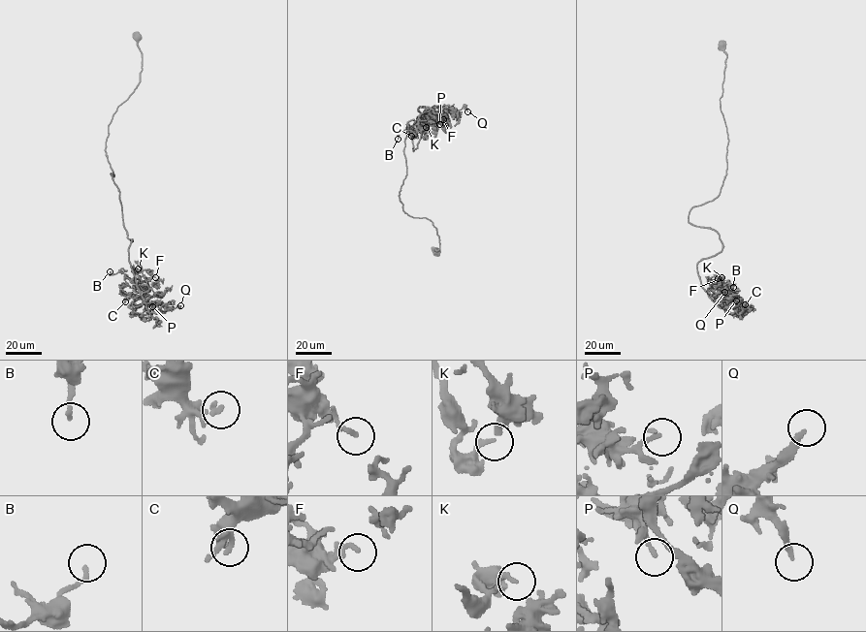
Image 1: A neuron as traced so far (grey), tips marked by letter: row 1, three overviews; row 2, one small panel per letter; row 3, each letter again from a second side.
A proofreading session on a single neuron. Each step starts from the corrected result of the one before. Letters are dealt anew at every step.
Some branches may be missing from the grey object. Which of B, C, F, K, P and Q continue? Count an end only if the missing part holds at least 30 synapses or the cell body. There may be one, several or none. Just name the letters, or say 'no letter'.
no letter

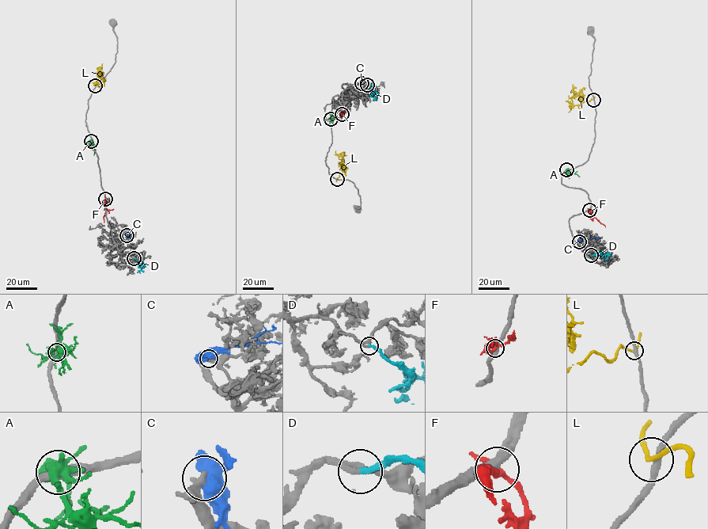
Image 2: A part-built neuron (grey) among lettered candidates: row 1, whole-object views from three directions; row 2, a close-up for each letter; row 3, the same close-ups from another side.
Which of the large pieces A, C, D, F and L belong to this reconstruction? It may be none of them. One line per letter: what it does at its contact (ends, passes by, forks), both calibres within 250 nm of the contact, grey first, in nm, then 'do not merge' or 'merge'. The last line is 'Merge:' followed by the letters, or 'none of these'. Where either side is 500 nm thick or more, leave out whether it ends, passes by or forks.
A: calibres 340 and 550 nm; do not merge
C: calibres 240 and 500 nm; do not merge
D: it ends; calibres 150 and 220 nm; merge
F: it forks; calibres 380 and 200 nm; do not merge
L: it passes by; calibres 280 and 180 nm; do not merge
Merge: D

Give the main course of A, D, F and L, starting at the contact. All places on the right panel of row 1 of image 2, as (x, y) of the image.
A: (566, 169), (579, 176)
D: (591, 255), (598, 257), (607, 254), (606, 260)
F: (589, 209), (591, 215), (605, 226)
L: (593, 100), (581, 103), (579, 101), (582, 93), (579, 92), (571, 97), (569, 95)

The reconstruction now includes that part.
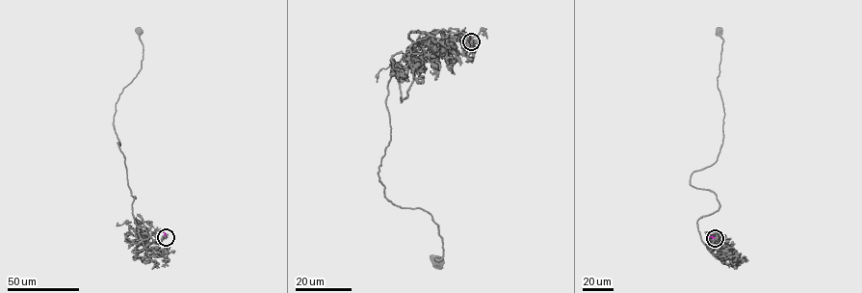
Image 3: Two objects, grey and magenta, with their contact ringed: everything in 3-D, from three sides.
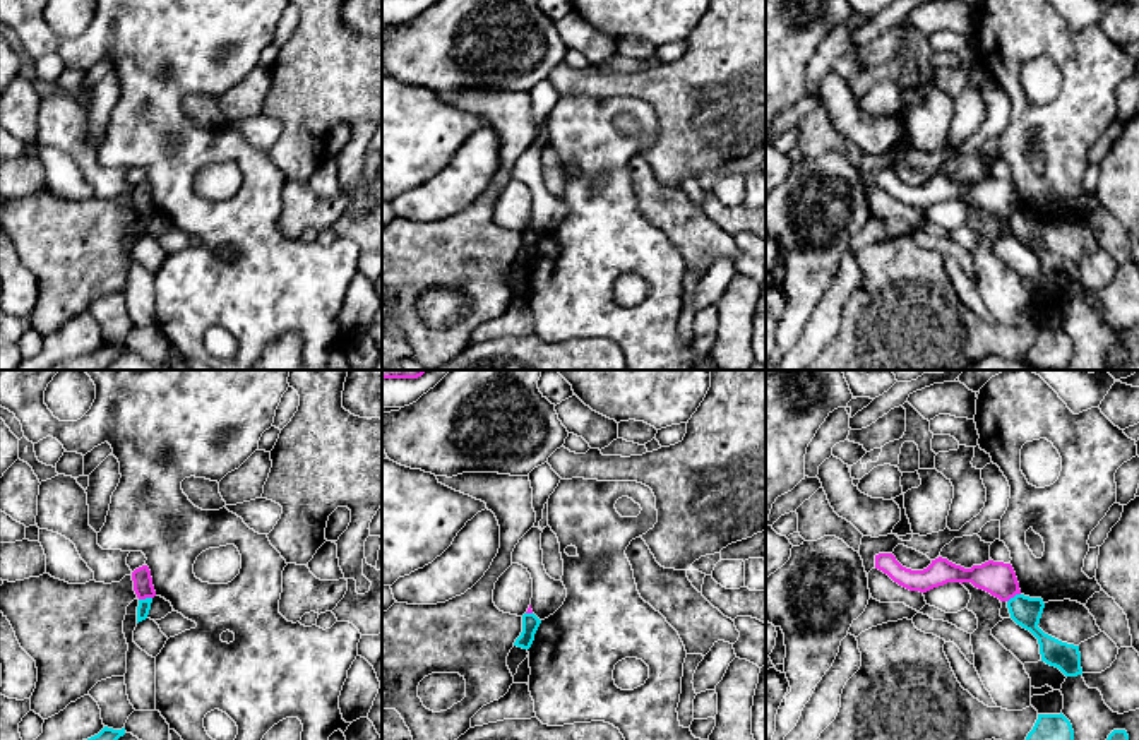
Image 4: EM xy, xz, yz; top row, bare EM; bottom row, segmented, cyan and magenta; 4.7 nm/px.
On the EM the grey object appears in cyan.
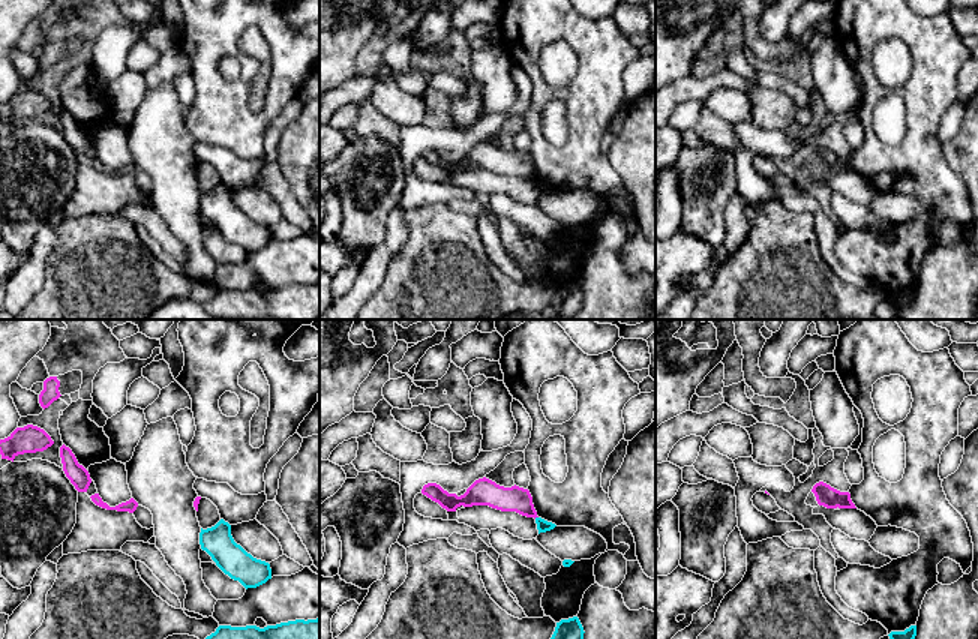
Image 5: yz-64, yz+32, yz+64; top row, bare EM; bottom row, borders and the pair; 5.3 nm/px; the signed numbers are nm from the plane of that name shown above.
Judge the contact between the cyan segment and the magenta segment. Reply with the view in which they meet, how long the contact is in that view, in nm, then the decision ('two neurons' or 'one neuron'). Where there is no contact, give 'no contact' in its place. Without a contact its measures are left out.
xy | 70 nm | two neurons

